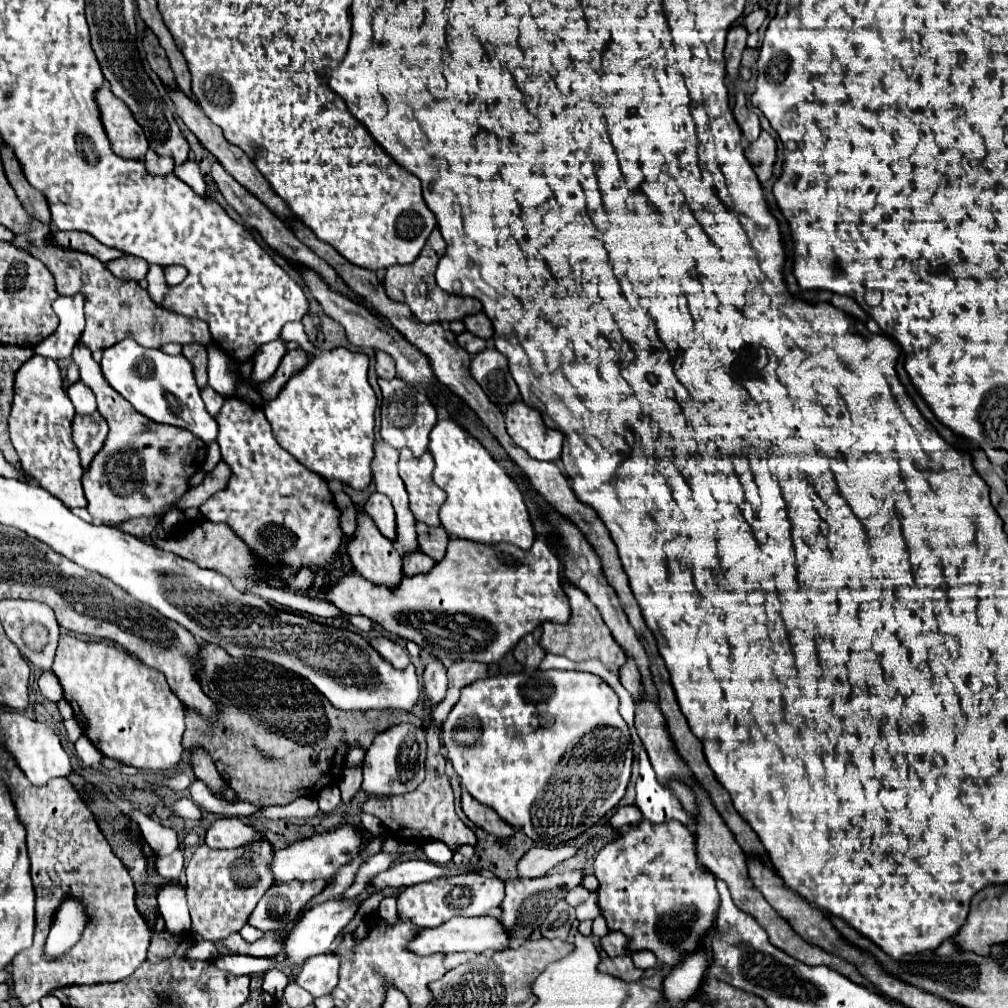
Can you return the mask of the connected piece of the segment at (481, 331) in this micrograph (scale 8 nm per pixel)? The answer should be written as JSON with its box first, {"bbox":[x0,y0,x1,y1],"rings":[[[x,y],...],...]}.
{"bbox":[464,313,494,339],"rings":[[[474,313],[474,315],[464,317],[464,325],[466,325],[466,331],[470,331],[472,335],[482,337],[482,339],[490,339],[494,335],[492,321],[488,319],[486,313]]]}

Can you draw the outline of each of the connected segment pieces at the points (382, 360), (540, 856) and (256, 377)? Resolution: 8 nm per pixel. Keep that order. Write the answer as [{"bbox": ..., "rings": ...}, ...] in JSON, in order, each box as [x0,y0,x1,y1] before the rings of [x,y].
[{"bbox":[376,351,396,379],"rings":[[[376,351],[376,373],[378,377],[382,379],[392,379],[396,377],[396,371],[394,371],[394,359],[384,353],[384,351]]]},{"bbox":[518,847,576,877],"rings":[[[534,847],[518,861],[518,875],[520,877],[544,877],[554,865],[562,863],[564,859],[576,853],[574,847]]]},{"bbox":[250,339,286,385],"rings":[[[280,339],[260,347],[254,355],[254,369],[252,369],[252,375],[250,375],[250,383],[262,385],[268,379],[272,379],[272,375],[276,373],[280,359],[284,355],[286,355],[286,345]]]}]

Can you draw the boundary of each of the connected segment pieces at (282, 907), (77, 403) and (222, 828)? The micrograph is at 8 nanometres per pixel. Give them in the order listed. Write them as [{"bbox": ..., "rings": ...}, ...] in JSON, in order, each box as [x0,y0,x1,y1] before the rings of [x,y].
[{"bbox":[248,881,326,931],"rings":[[[288,881],[272,885],[258,901],[248,923],[260,931],[276,931],[294,921],[304,905],[326,889],[326,881]]]},{"bbox":[66,381,96,415],"rings":[[[82,381],[70,385],[66,393],[68,393],[78,415],[92,415],[96,411],[96,399],[94,399],[92,391]]]},{"bbox":[206,819,262,849],"rings":[[[218,819],[210,825],[208,833],[206,833],[206,845],[212,849],[232,849],[244,843],[252,843],[252,839],[262,839],[262,835],[246,825],[240,819]]]}]

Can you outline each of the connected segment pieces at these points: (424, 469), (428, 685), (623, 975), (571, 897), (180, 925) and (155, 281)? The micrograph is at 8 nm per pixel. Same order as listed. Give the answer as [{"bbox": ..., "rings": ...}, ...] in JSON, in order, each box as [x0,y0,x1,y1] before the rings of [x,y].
[{"bbox":[398,449,446,527],"rings":[[[402,449],[398,469],[402,481],[406,483],[406,491],[410,495],[410,509],[416,521],[422,521],[430,527],[440,525],[438,509],[444,503],[446,493],[432,481],[434,459],[430,451],[426,451],[422,457],[414,457],[412,451]]]},{"bbox":[422,657,448,707],"rings":[[[430,657],[428,663],[426,663],[426,671],[424,671],[424,675],[422,675],[422,681],[424,681],[424,693],[428,695],[428,699],[426,699],[424,705],[426,705],[426,707],[438,705],[438,703],[444,699],[446,689],[448,689],[446,667],[444,667],[438,659]]]},{"bbox":[598,957,644,983],"rings":[[[604,957],[604,959],[600,961],[598,969],[600,969],[602,973],[608,973],[608,975],[618,977],[618,979],[628,981],[628,983],[630,983],[630,981],[638,981],[638,979],[642,977],[642,973],[644,973],[642,969],[634,967],[634,963],[632,963],[630,957],[614,957],[614,959]]]},{"bbox":[566,885,590,907],"rings":[[[578,885],[578,887],[574,887],[574,889],[566,895],[566,901],[568,901],[572,907],[578,907],[580,903],[584,903],[584,901],[588,899],[588,895],[590,895],[590,891],[588,891],[584,885]]]},{"bbox":[158,885,190,935],"rings":[[[164,885],[158,891],[158,913],[166,921],[166,931],[182,935],[190,931],[190,913],[182,885]]]},{"bbox":[146,265,170,307],"rings":[[[150,265],[150,271],[148,271],[146,279],[148,279],[148,293],[152,295],[156,305],[162,307],[164,297],[168,295],[168,289],[170,289],[170,285],[164,279],[164,269],[158,267],[158,265]]]}]

